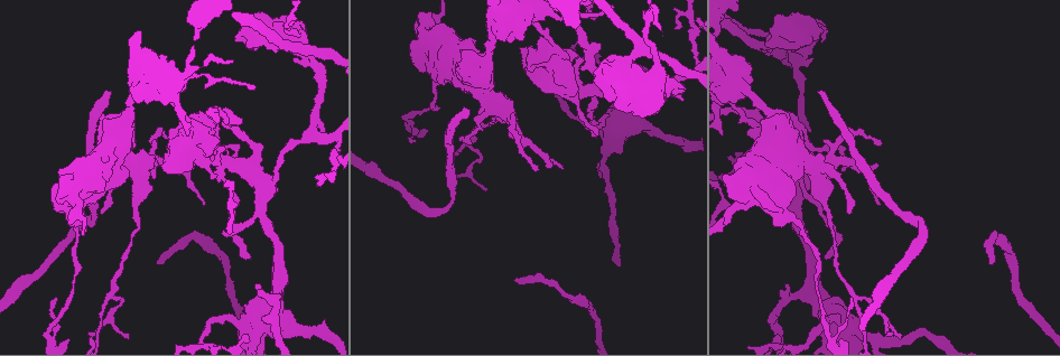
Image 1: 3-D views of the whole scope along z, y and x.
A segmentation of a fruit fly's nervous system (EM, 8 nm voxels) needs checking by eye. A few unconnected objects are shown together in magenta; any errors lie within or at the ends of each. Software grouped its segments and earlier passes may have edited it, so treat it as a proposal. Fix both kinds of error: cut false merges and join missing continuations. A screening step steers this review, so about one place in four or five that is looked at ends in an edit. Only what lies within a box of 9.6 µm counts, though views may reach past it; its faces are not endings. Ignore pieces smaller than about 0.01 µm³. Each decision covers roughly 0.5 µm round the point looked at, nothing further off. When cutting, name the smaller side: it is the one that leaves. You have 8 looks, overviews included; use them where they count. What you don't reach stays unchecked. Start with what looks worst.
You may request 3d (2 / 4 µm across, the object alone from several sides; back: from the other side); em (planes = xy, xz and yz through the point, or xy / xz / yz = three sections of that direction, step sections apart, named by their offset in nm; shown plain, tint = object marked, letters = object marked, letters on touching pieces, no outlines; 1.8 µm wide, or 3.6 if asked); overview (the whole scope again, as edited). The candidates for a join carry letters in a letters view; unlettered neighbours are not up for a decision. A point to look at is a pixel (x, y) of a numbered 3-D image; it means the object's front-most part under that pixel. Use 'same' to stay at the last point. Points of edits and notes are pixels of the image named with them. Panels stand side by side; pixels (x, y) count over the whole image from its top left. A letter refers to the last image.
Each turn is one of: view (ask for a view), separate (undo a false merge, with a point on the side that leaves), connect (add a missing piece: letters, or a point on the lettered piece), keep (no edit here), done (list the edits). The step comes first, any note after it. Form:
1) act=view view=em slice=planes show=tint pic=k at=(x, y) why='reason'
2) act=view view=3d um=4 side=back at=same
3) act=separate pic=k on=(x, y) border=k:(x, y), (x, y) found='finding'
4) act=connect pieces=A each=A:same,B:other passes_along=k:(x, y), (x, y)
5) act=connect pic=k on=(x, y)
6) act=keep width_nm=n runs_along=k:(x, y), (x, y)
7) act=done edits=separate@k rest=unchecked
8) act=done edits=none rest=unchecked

act=view view=3d um=2 pic=1 at=(463, 108) why='end of a long branch'

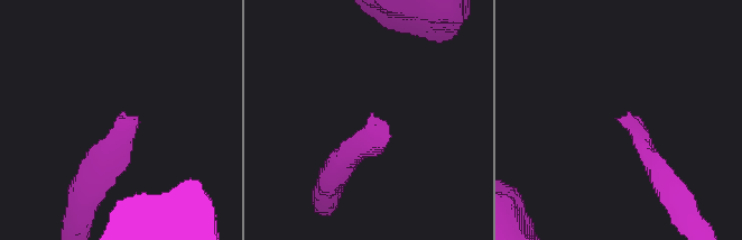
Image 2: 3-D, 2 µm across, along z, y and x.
act=view view=em slice=planes show=letters pic=2 at=(117, 118)

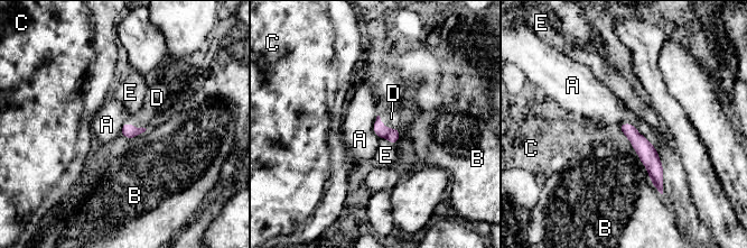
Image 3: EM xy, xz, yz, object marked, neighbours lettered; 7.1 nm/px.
act=connect pieces=D each=A:other,B:other,C:other,D:same,E:other passes_along=3:(392, 135), (386, 128), (391, 118) found='it goes on there'

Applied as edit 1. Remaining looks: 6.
act=view view=overview why='redraw'

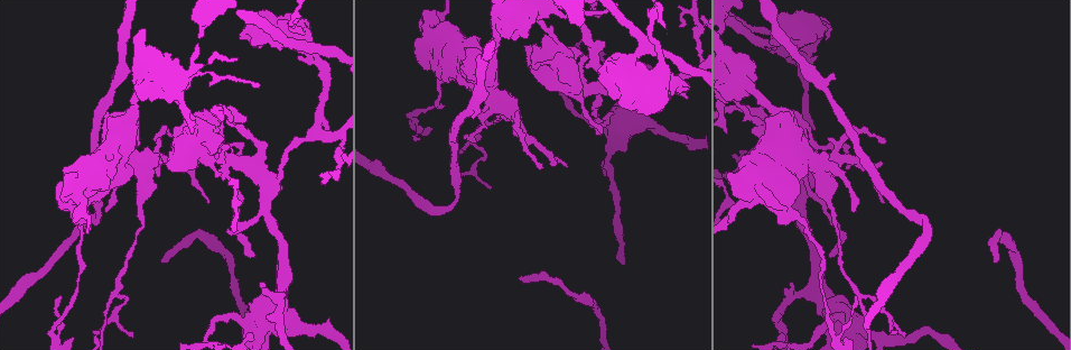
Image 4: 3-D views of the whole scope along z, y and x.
act=view view=3d um=4 pic=4 at=(756, 91) why='sudden change in width'

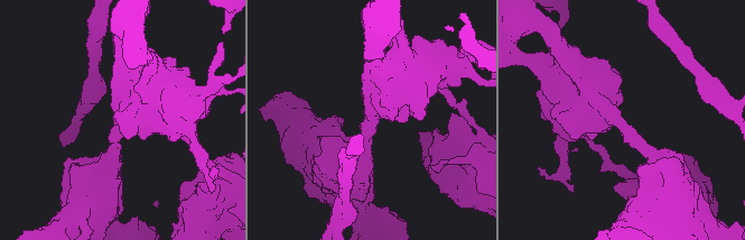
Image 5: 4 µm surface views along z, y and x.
act=view view=em um=3.6 slice=xy step=16 show=tint pic=5 at=(621, 125) arm_widths_nm=260,800

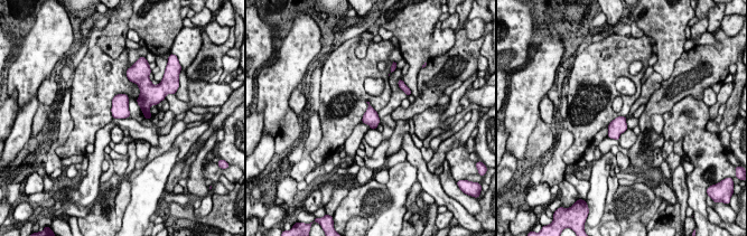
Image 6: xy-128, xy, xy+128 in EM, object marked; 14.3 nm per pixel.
act=view view=em um=3.6 slice=planes show=letters at=same why='another direction'

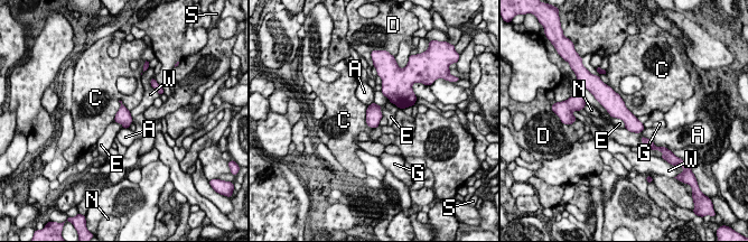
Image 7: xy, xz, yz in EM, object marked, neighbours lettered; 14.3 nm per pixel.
act=keep each=A:other,C:other,D:other,E:other,G:other,N:other,S:other,W:other border=7:(611, 117), (619, 118), (625, 128) found='all the same cell'

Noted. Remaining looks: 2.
act=view view=3d um=4 pic=4 at=(261, 282) why='branch stops here'

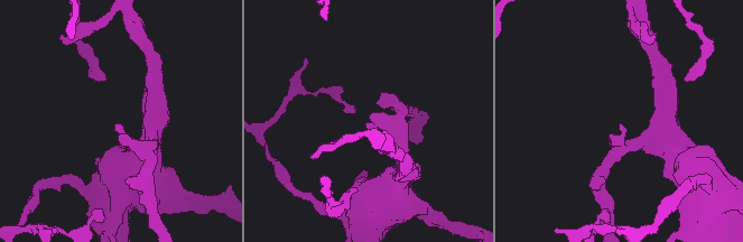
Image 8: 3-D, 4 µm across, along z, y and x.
act=view view=em slice=planes show=letters pic=8 at=(119, 126) why='shape alone is not enough'

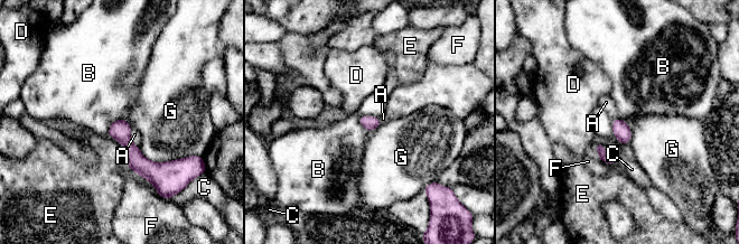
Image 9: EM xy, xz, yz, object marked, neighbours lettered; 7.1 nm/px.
act=keep each=A:other,B:other,C:other,D:other,E:other,F:other,G:other border=9:(122, 118), (111, 123), (106, 134) found='none of them fits'

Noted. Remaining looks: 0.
act=done edits=connect@3 rest=unchecked

